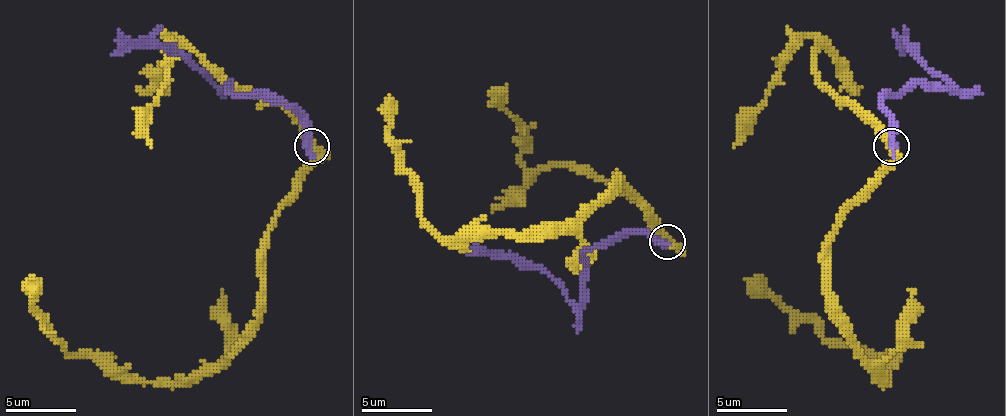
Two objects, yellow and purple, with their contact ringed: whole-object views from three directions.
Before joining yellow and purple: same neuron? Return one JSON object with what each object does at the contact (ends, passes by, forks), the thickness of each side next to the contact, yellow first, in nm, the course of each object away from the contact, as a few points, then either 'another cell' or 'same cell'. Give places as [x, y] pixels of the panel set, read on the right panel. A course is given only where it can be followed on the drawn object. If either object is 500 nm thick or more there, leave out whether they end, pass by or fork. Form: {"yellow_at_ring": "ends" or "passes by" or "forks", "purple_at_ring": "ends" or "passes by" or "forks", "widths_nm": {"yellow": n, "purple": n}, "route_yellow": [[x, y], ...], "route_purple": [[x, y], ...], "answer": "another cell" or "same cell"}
{"yellow_at_ring": "passes by", "purple_at_ring": "ends", "widths_nm": {"yellow": 380, "purple": 480}, "route_yellow": [[890, 147], [893, 161], [829, 243], [829, 307], [883, 382], [886, 357], [833, 346], [744, 279]], "route_purple": [[893, 147], [893, 129], [883, 108], [886, 97], [904, 87], [954, 87], [893, 30]], "answer": "another cell"}

